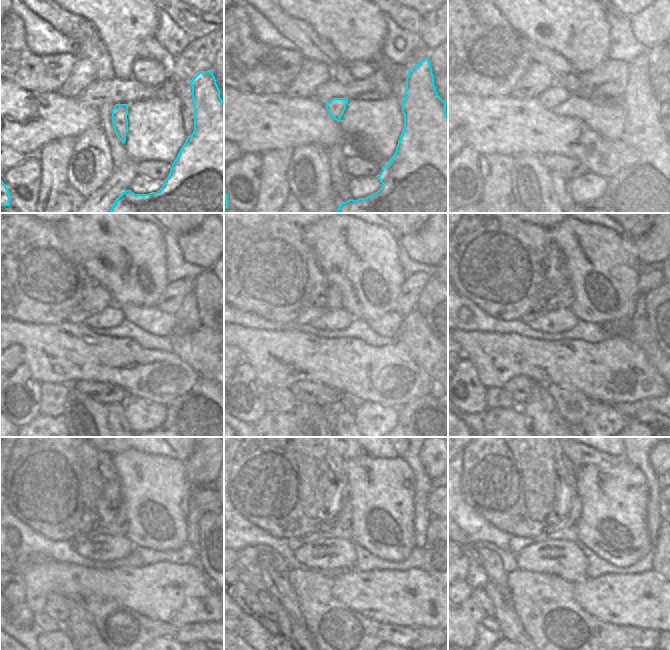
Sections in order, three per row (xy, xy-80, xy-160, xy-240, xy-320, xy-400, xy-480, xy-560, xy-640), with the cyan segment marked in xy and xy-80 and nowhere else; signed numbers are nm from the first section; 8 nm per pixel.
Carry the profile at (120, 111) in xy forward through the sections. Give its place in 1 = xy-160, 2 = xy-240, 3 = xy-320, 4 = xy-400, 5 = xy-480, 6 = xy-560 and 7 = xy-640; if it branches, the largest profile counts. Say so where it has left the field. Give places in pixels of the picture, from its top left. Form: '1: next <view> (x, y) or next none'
1: next xy-160 (556, 94)
2: next xy-240 (111, 317)
3: next xy-320 (340, 319)
4: next xy-400 (557, 321)
5: next xy-480 (101, 548)
6: next xy-560 (326, 553)
7: next xy-640 (562, 558)

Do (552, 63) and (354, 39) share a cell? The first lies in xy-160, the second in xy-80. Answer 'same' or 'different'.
different

